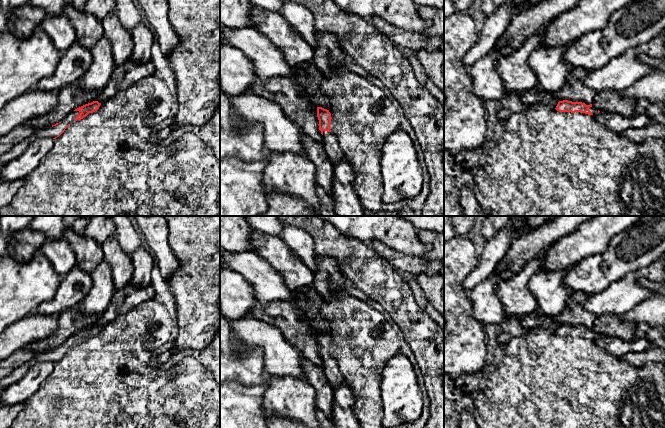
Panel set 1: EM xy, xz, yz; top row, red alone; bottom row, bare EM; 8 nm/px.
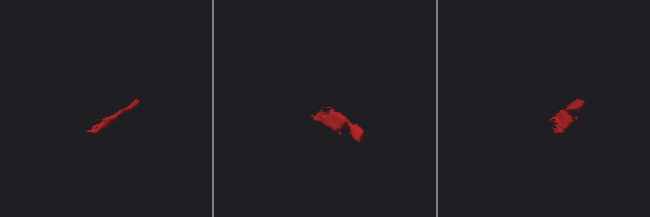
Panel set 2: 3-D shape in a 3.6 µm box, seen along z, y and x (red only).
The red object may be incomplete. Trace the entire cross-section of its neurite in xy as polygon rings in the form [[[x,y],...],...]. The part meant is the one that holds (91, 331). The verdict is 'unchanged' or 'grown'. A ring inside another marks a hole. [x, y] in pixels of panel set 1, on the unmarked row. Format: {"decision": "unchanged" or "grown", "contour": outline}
{"decision": "grown", "contour": [[[93,325],[91,327],[85,328],[73,336],[69,337],[61,346],[56,347],[52,350],[45,350],[38,354],[36,354],[31,360],[25,362],[20,367],[16,368],[11,374],[2,378],[0,380],[0,389],[5,389],[10,385],[19,381],[37,362],[53,362],[56,363],[59,361],[65,353],[73,346],[77,344],[81,344],[86,341],[89,337],[93,337],[97,335],[100,331],[101,327],[98,325]]]}

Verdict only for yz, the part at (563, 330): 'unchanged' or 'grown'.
grown

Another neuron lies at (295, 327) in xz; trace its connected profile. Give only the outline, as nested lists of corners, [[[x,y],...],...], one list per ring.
[[[257,302],[251,309],[251,316],[267,322],[276,328],[279,328],[292,345],[299,349],[304,355],[305,359],[323,367],[323,359],[319,354],[319,344],[317,341],[317,330],[310,326],[310,321],[298,309],[297,305],[286,302],[274,302],[270,304],[262,304]]]

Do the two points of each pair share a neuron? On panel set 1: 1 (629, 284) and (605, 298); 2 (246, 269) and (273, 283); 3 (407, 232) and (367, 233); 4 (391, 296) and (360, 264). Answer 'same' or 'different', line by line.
1: same
2: same
3: same
4: same

